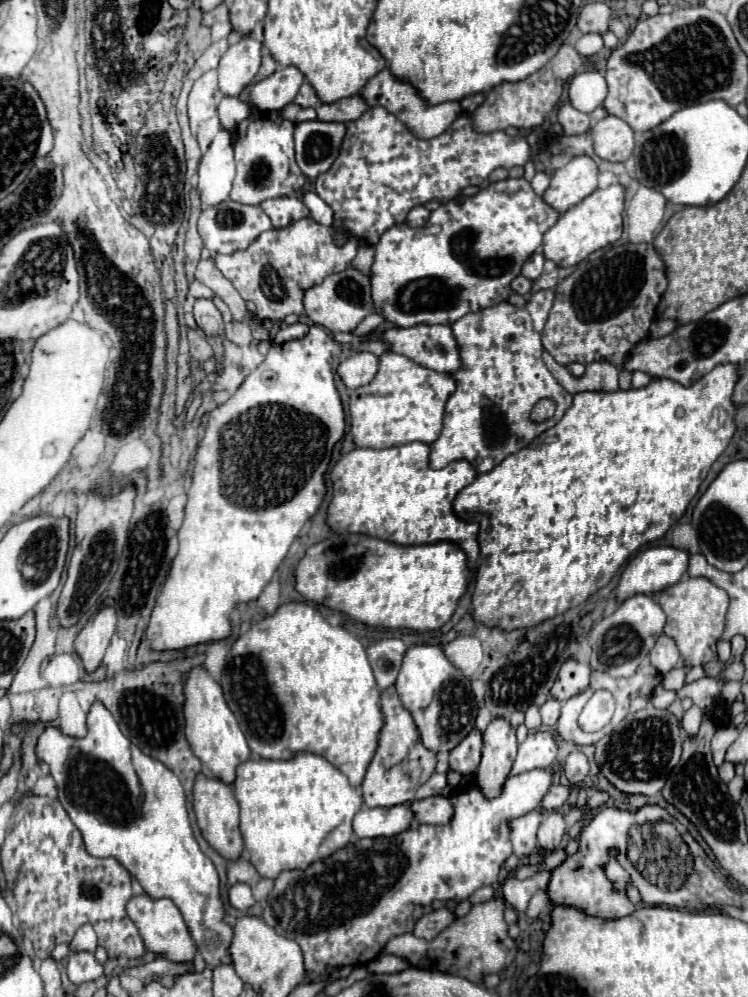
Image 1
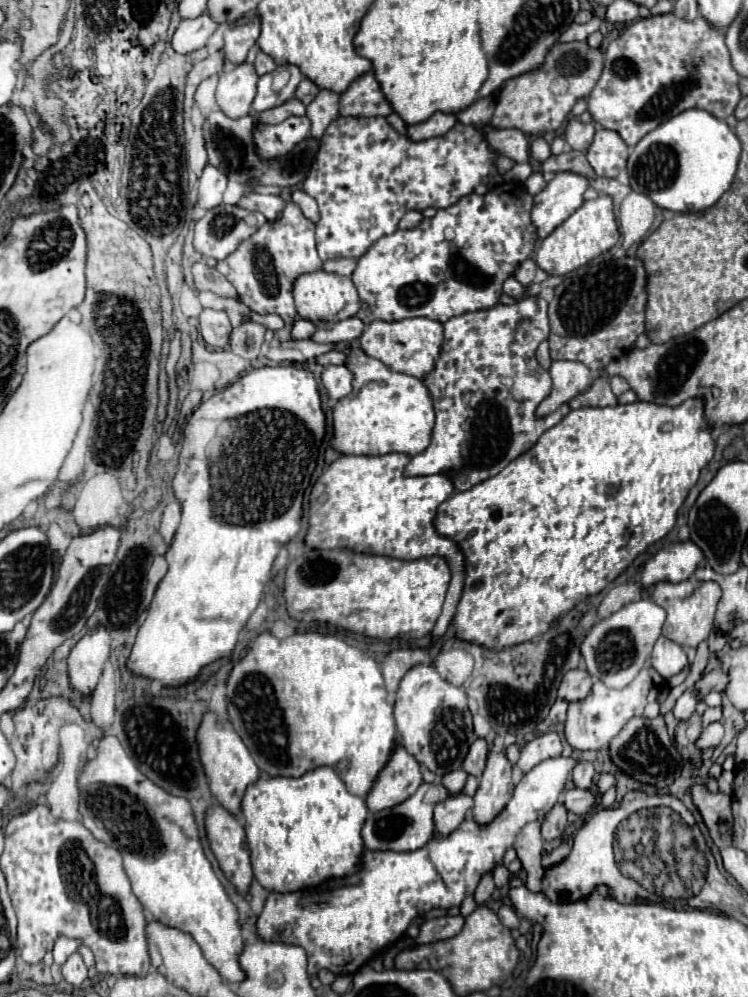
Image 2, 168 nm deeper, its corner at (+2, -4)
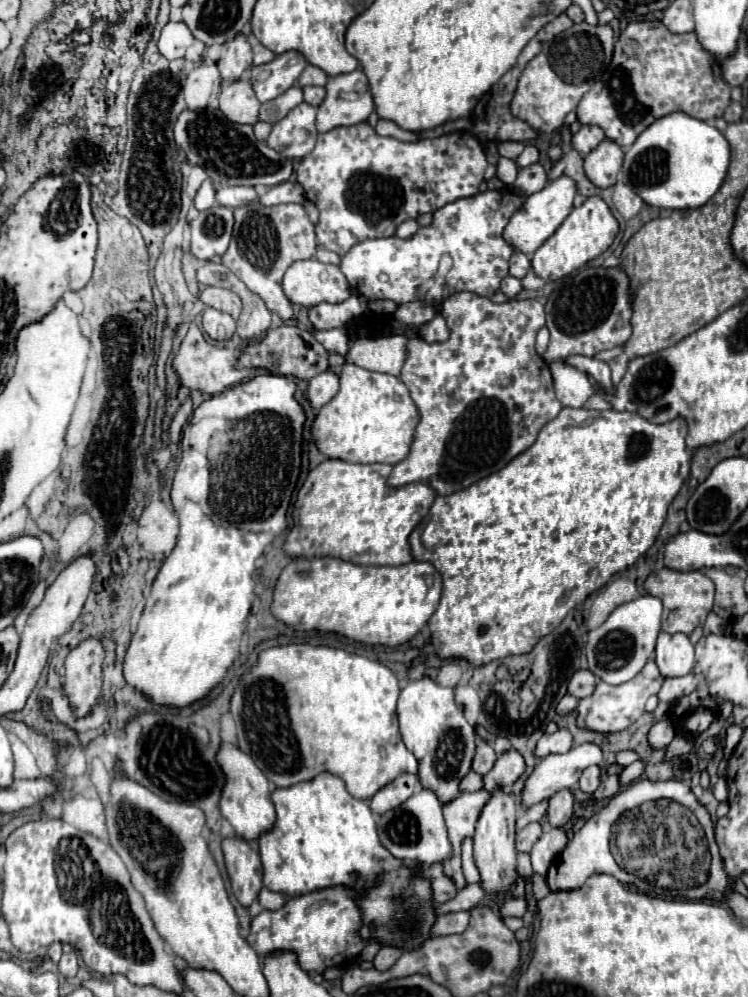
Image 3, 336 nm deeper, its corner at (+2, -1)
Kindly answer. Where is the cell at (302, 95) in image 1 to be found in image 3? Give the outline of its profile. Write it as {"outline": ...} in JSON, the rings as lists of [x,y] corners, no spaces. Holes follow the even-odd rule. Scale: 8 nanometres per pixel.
{"outline":[[[307,65],[307,69],[301,73],[299,77],[299,85],[325,85],[327,83],[327,73],[323,73],[323,69],[315,67],[315,65]]]}

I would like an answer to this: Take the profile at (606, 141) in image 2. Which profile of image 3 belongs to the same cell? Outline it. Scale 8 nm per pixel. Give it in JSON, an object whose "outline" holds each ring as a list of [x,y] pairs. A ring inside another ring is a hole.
{"outline":[[[605,139],[603,143],[599,143],[597,149],[593,149],[589,155],[585,155],[583,161],[585,161],[587,179],[595,187],[607,189],[607,187],[615,185],[617,173],[621,171],[623,151],[615,141]]]}

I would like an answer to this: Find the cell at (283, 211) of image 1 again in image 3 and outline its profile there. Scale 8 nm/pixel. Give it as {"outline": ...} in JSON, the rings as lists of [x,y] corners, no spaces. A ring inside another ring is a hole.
{"outline":[[[221,187],[221,189],[217,189],[215,199],[219,205],[235,209],[235,207],[243,207],[243,205],[255,201],[257,195],[255,195],[253,187]]]}

